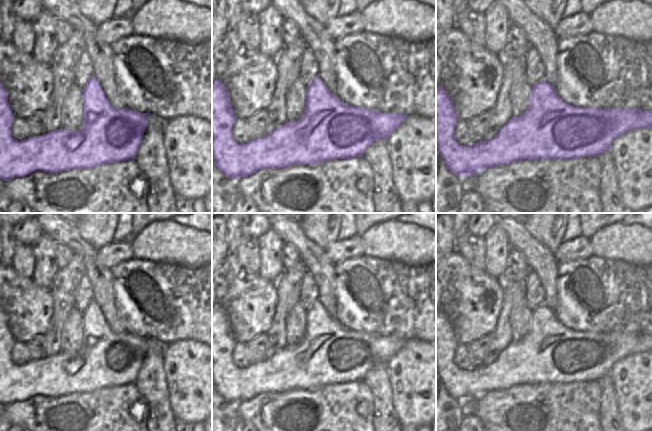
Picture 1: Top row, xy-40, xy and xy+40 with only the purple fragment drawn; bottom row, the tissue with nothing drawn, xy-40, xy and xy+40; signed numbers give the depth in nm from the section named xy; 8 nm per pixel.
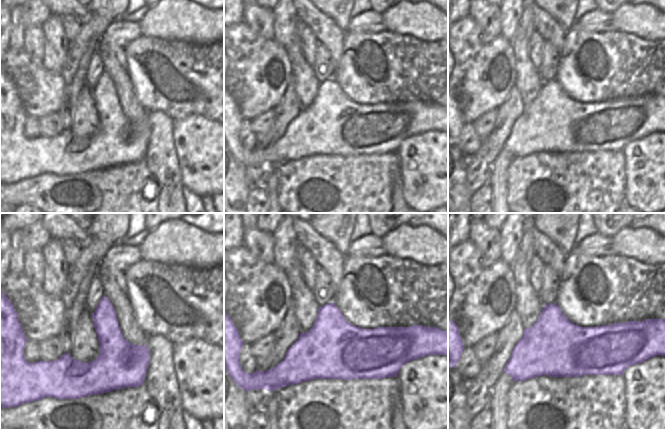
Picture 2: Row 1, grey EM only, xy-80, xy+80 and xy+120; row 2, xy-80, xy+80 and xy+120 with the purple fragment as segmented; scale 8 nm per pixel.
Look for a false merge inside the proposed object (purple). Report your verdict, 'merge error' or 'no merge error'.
no merge error

